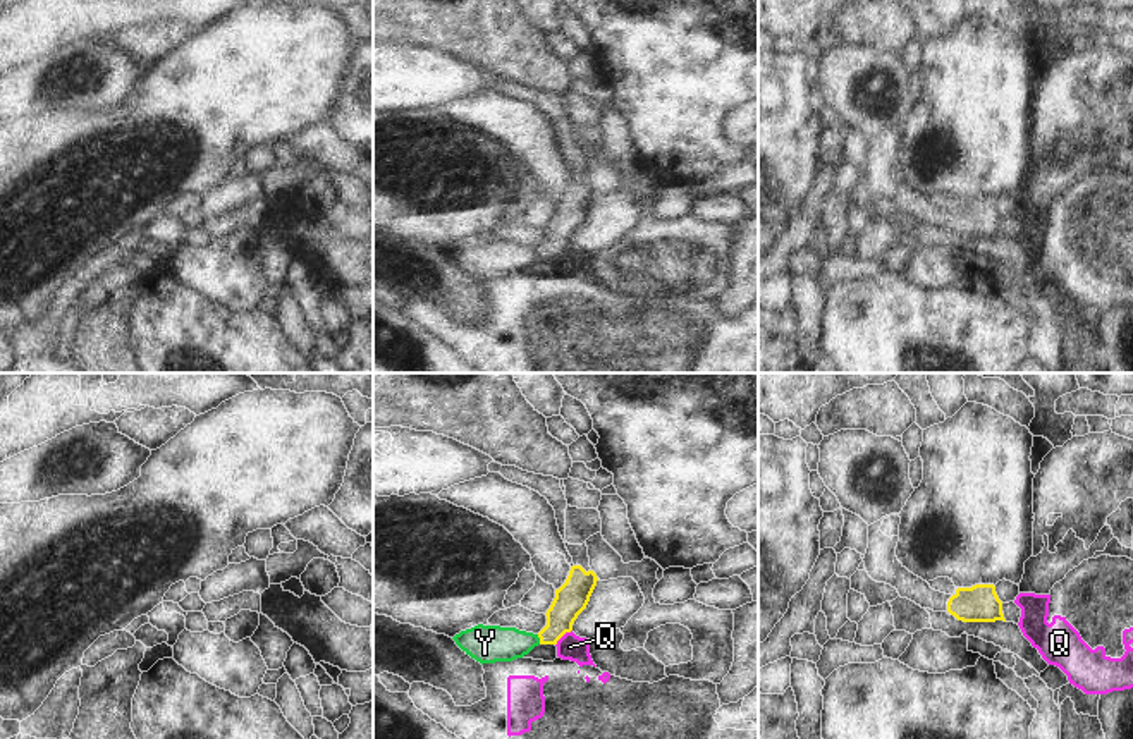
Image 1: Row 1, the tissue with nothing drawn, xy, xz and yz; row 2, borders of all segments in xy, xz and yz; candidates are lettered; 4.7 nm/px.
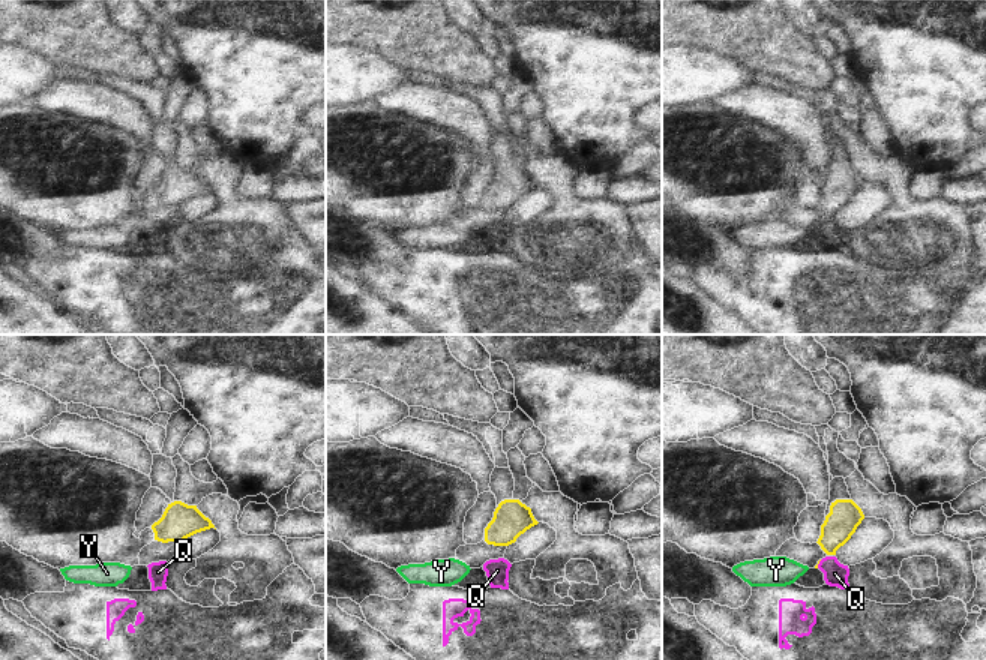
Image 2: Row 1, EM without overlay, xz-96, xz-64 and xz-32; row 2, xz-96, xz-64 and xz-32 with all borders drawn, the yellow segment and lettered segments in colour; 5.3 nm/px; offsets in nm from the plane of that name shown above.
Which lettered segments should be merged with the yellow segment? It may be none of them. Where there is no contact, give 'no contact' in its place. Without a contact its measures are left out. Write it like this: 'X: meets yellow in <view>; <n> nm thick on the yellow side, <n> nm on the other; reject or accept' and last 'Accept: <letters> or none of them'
Q: meets yellow in xz; 160 nm thick on the yellow side, 120 nm on the other; reject
Y: meets yellow in xz; 160 nm thick on the yellow side, 180 nm on the other; reject
Accept: none of them

